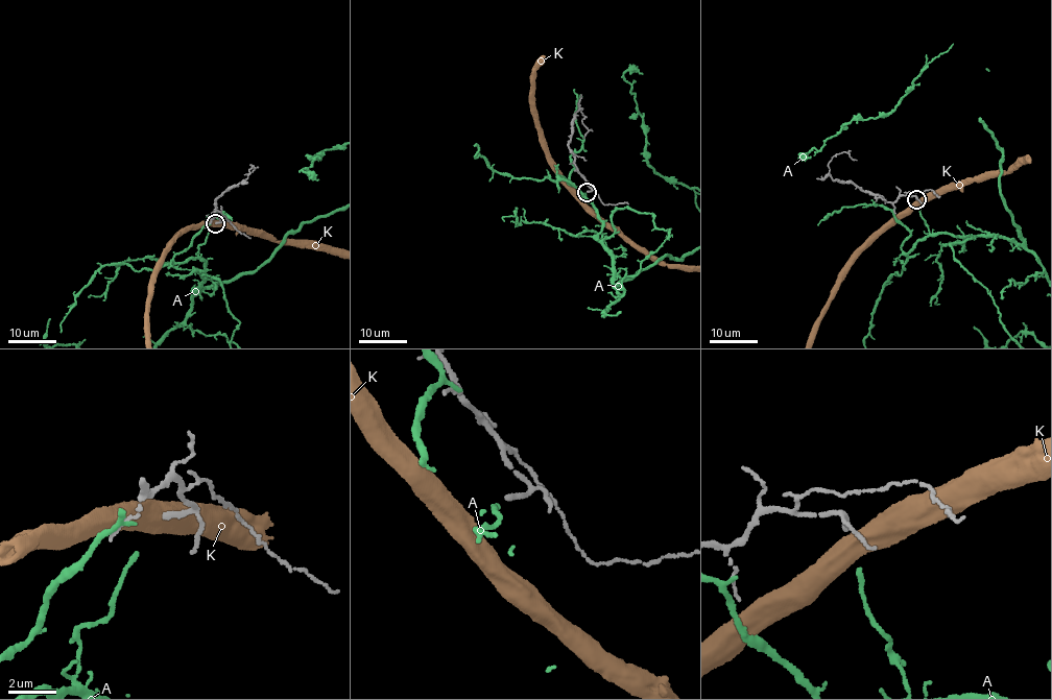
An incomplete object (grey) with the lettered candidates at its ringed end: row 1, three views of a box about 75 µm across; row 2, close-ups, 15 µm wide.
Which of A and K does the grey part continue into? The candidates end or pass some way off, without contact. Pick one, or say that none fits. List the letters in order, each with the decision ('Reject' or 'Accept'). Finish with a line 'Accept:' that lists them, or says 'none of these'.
A: Reject
K: Reject
Accept: none of these

